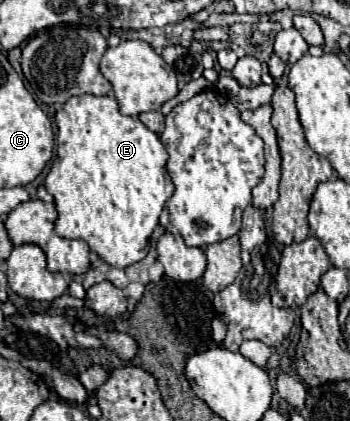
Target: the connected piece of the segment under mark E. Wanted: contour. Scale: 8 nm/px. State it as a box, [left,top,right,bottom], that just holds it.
[44,95,174,269]

